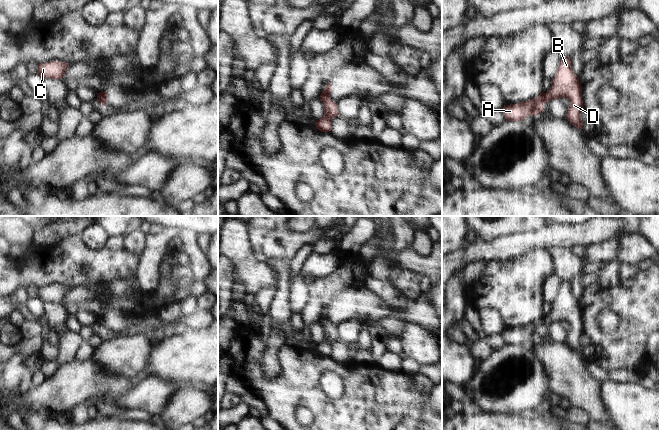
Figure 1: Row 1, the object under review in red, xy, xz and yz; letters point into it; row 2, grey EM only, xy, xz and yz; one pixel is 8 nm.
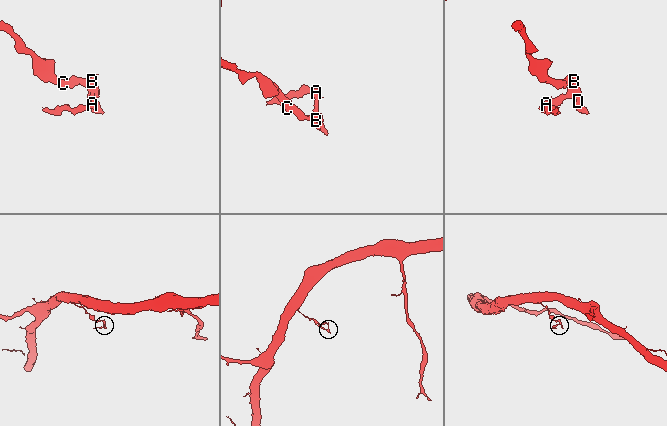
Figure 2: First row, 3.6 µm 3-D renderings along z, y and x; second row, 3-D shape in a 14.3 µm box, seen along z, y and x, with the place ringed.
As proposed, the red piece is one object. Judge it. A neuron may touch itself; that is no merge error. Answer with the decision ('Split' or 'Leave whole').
Split.

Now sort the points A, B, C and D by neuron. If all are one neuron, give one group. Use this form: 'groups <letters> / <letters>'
groups A / B C D

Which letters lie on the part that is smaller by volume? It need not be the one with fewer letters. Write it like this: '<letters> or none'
A

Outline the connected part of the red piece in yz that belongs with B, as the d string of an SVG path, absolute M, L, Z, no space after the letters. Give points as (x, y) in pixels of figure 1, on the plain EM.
M568 280L562 281L556 299L552 303L552 310L543 319L545 327L563 321L570 325L566 339L567 344L577 353L582 353L584 349L580 343L580 339L584 335L582 310L579 307L578 300L572 294L571 284Z

